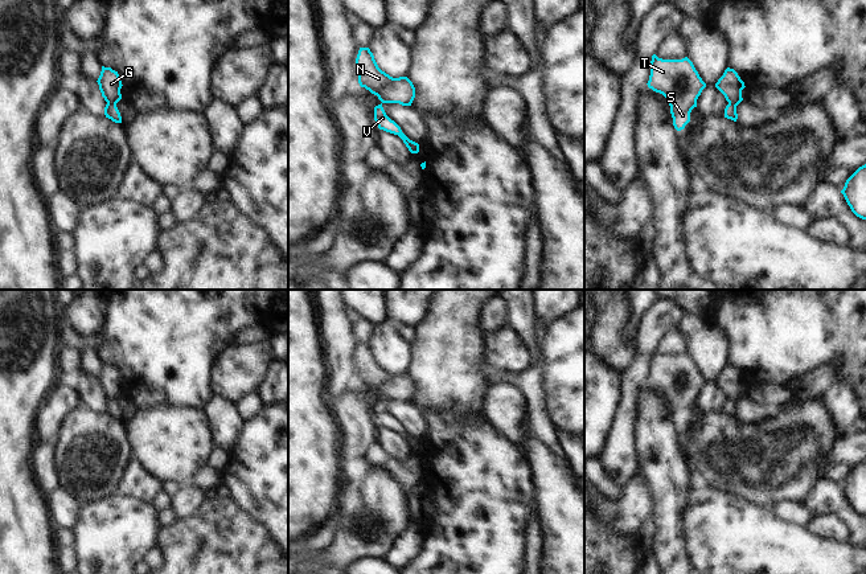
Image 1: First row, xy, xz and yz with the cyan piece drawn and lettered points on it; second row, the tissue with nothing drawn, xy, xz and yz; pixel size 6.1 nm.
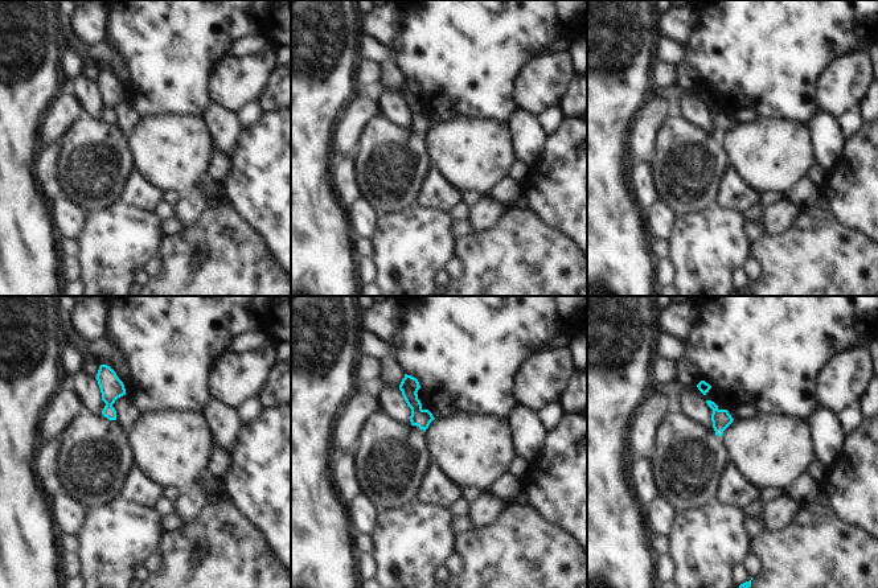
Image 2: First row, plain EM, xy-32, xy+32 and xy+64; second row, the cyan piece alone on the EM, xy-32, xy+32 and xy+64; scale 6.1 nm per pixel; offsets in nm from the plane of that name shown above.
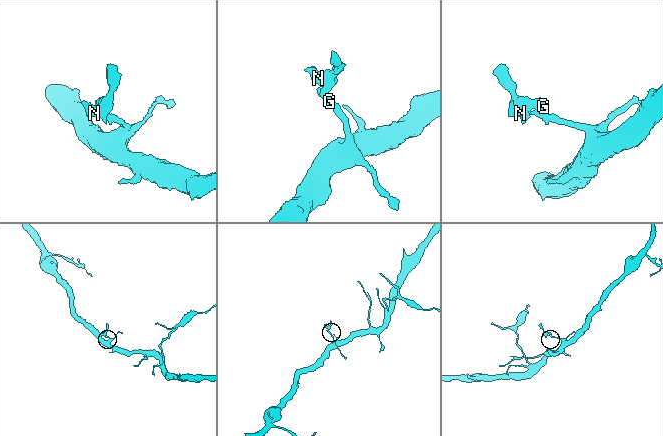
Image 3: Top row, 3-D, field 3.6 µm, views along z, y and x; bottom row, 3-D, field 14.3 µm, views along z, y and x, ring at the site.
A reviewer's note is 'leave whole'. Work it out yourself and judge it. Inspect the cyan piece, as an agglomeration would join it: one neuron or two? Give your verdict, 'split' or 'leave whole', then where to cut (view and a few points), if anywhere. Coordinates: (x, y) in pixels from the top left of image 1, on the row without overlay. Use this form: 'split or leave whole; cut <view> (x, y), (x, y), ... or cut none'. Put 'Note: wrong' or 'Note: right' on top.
Note: wrong
split; cut xy (107, 398), (115, 401)

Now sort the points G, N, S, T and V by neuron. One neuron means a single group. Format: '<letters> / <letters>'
G N S T / V

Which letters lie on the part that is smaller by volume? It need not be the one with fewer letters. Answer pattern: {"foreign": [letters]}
{"foreign": ["G", "N", "S", "T"]}

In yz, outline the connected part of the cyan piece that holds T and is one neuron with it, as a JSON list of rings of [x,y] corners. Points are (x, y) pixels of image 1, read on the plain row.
[[[656,350],[652,352],[650,372],[647,381],[668,395],[673,422],[677,427],[684,426],[690,418],[690,409],[697,403],[697,395],[706,384],[688,353],[662,356]]]

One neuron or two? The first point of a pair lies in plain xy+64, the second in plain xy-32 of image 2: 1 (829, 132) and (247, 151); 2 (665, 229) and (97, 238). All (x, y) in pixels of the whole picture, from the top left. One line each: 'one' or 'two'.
1: two
2: two

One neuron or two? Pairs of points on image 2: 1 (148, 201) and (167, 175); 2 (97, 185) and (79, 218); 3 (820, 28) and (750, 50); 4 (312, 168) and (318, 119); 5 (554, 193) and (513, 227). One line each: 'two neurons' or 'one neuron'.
1: two neurons
2: two neurons
3: one neuron
4: one neuron
5: two neurons

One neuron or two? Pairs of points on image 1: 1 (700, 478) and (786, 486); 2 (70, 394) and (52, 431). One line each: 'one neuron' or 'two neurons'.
1: one neuron
2: one neuron

